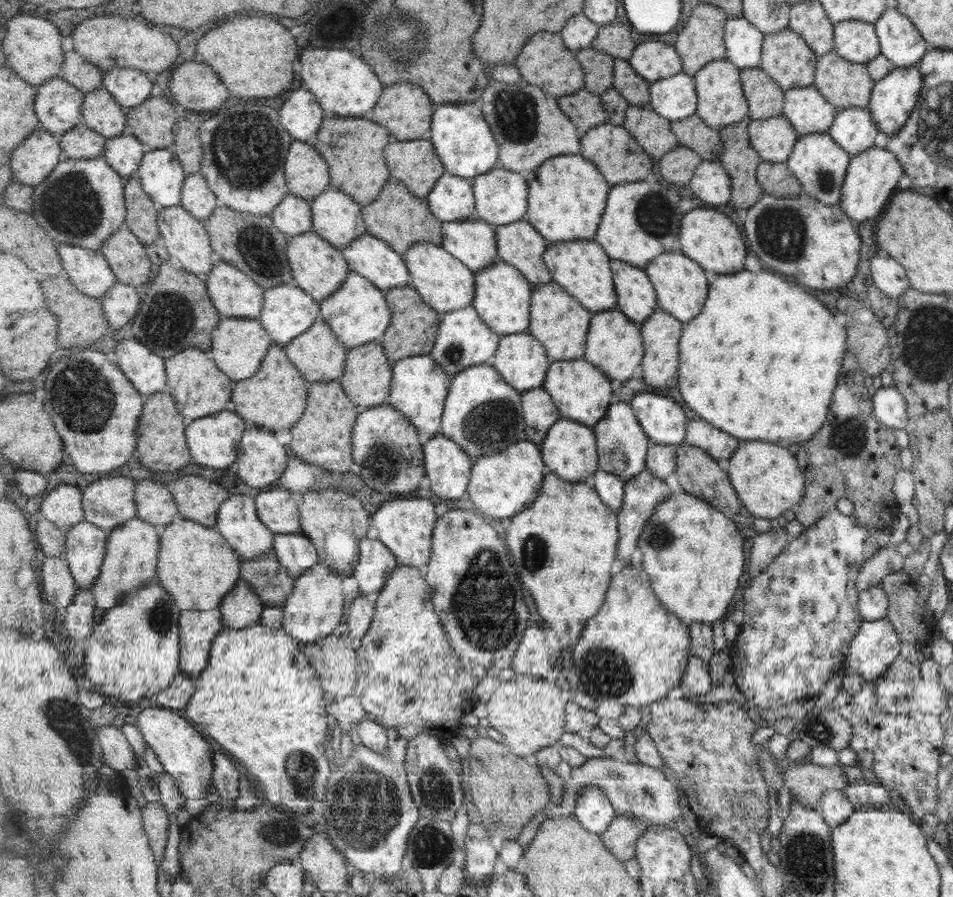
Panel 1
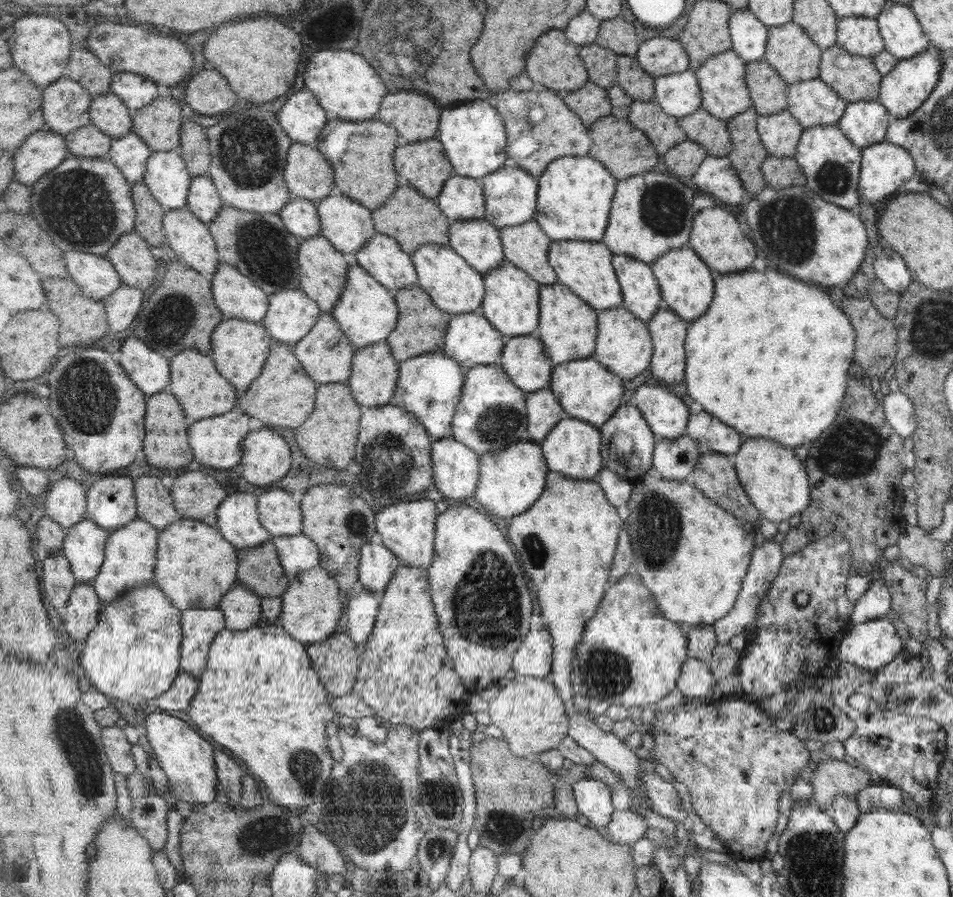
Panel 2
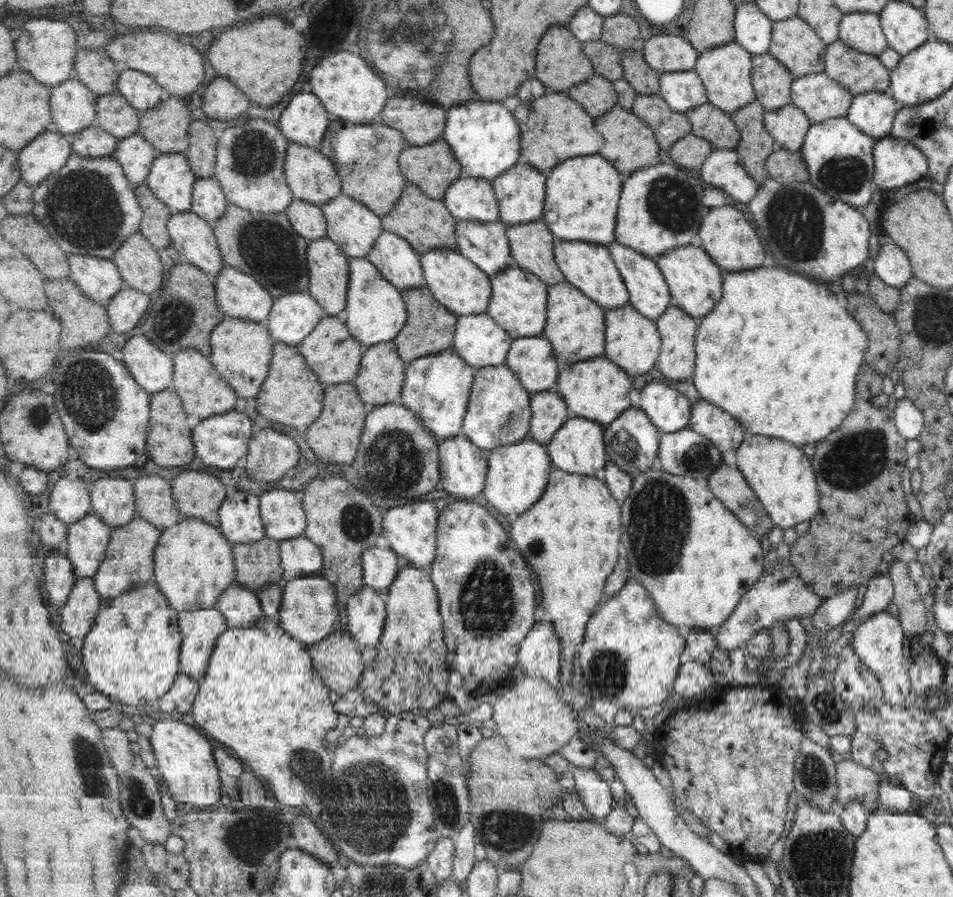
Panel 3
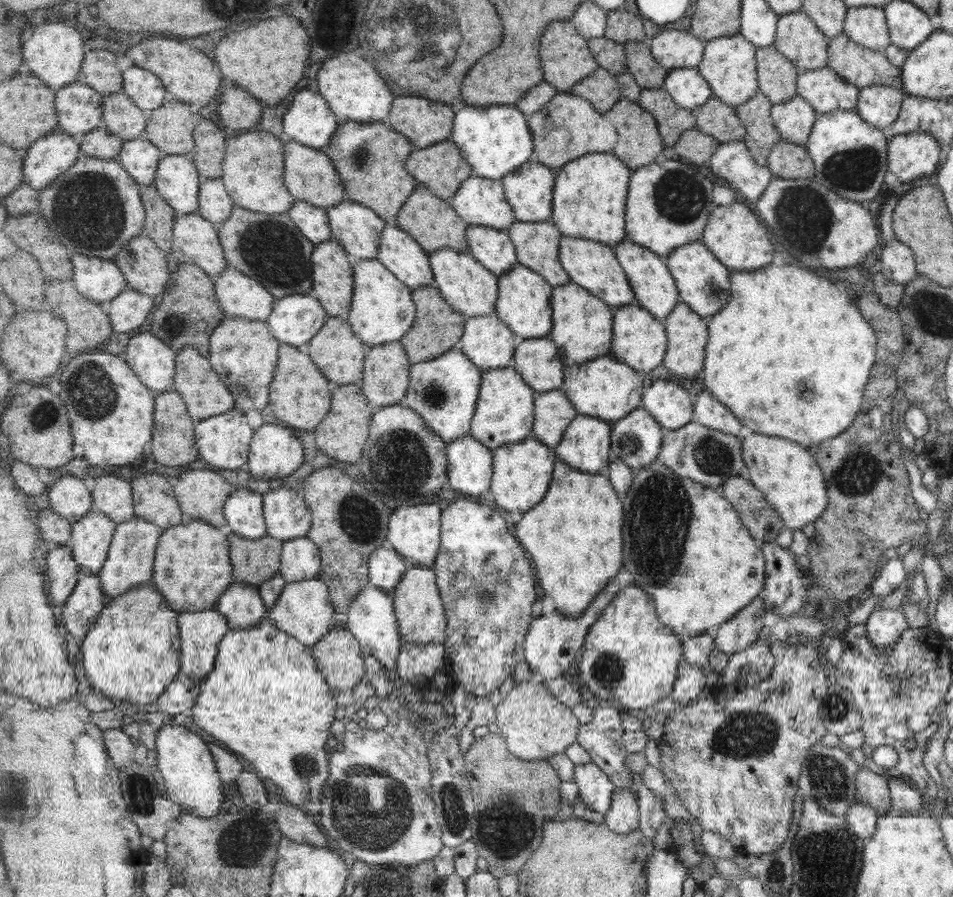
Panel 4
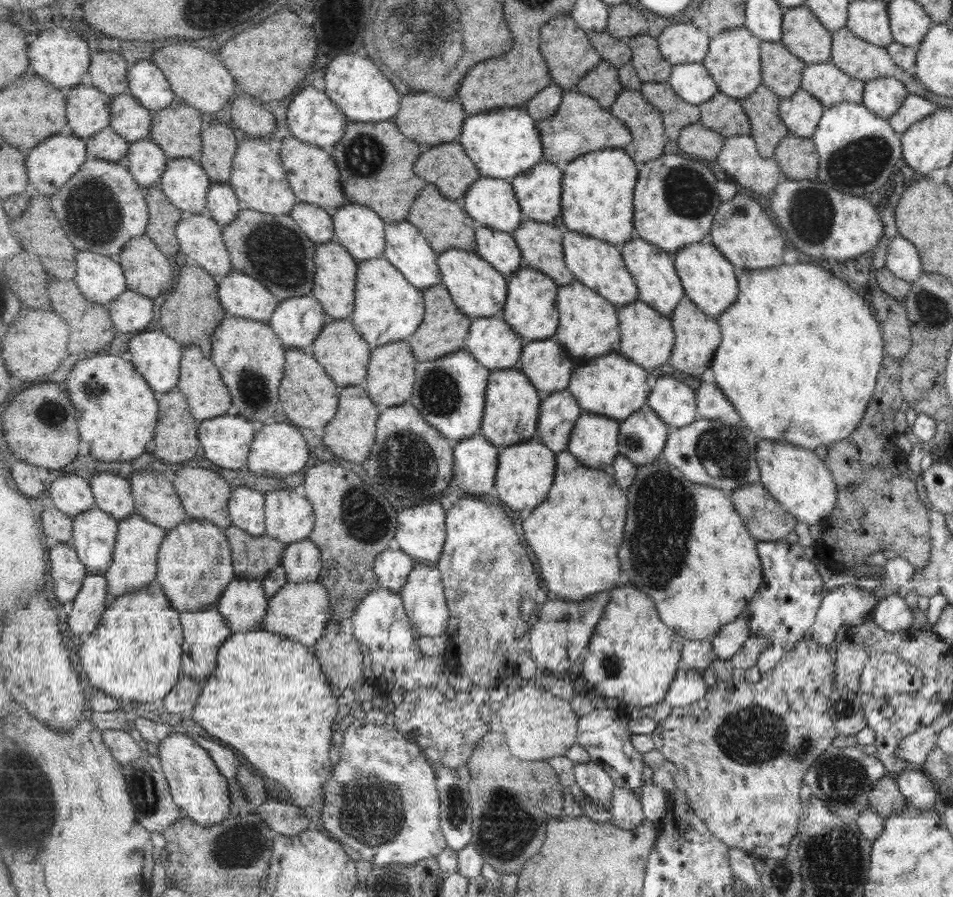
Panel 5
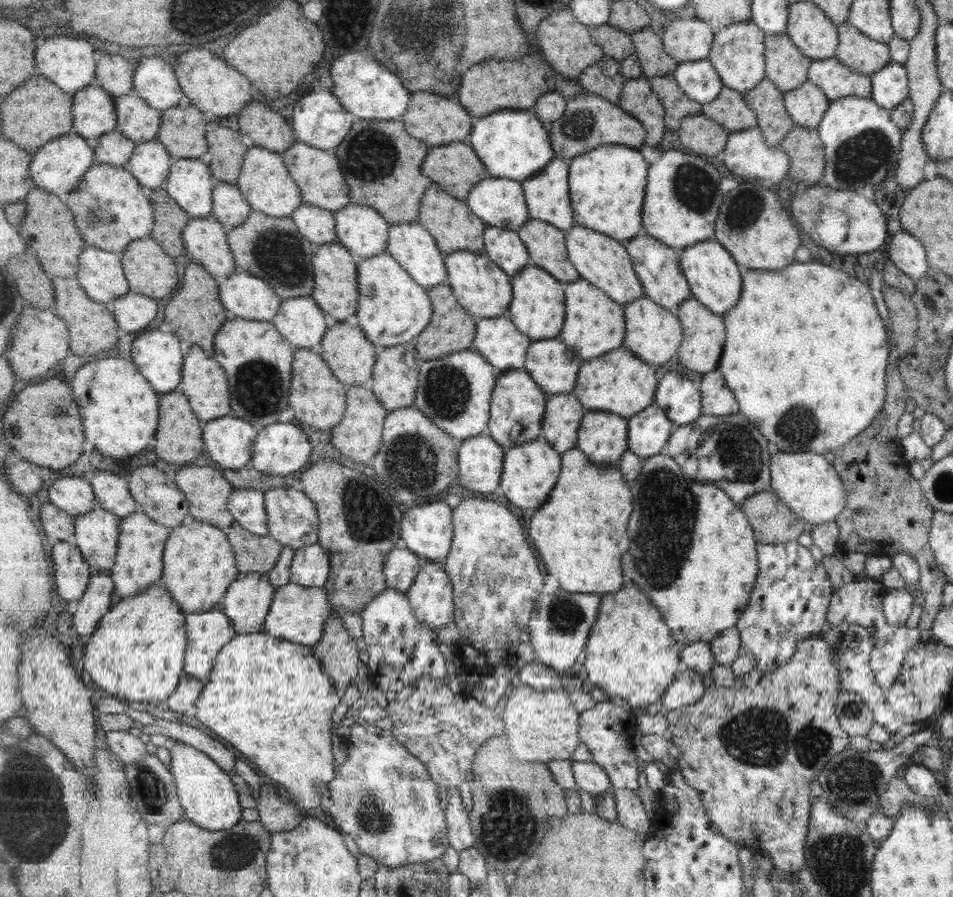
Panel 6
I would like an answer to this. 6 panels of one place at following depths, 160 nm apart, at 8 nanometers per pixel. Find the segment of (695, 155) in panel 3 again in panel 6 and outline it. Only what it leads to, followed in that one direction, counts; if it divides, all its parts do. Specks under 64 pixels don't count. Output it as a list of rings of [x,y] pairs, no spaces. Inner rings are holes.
[[[702,113],[684,118],[679,130],[681,144],[708,159],[726,150],[729,137],[730,132],[721,123]]]

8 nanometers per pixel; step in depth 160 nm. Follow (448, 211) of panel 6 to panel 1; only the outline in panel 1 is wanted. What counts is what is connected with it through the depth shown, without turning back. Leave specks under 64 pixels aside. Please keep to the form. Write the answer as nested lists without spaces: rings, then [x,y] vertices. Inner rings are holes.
[[[389,184],[380,192],[377,202],[365,206],[368,233],[384,239],[399,254],[404,255],[417,243],[441,245],[444,241],[444,223],[432,213],[427,198],[418,197],[405,184]]]

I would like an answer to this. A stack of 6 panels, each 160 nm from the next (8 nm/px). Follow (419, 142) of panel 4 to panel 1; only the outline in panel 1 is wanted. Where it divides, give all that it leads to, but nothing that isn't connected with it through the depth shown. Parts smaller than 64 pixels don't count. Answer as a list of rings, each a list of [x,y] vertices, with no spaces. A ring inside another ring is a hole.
[[[415,84],[386,86],[376,108],[375,122],[381,122],[381,126],[388,127],[393,138],[405,141],[431,138],[435,104],[423,87]]]

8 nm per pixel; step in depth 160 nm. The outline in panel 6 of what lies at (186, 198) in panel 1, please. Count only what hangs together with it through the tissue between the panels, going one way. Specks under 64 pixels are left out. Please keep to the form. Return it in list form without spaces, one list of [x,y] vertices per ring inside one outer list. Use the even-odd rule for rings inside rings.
[[[225,181],[216,182],[212,191],[212,218],[227,229],[244,225],[252,213],[252,206],[239,186]]]

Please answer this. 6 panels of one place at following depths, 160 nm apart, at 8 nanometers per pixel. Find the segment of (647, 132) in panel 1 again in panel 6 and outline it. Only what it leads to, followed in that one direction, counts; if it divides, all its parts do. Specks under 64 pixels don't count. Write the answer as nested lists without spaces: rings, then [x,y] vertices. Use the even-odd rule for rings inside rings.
[[[674,74],[654,77],[650,82],[666,108],[664,121],[668,130],[679,132],[684,118],[697,116],[702,112],[703,105],[684,93]]]

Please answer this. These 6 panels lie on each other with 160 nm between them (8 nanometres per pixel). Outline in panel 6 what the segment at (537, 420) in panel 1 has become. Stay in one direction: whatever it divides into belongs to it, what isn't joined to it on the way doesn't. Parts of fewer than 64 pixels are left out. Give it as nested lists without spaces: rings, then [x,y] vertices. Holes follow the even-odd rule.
[[[549,394],[542,438],[561,453],[576,448],[586,414],[584,403],[576,394]]]

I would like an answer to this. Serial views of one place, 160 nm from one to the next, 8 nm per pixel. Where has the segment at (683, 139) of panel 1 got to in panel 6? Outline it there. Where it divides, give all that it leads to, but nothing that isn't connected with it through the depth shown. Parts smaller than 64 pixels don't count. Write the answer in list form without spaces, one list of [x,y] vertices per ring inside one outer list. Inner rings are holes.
[[[725,87],[715,101],[705,103],[701,113],[707,118],[721,123],[730,133],[758,127],[757,113],[753,110],[753,107],[748,105],[743,93],[729,87]]]

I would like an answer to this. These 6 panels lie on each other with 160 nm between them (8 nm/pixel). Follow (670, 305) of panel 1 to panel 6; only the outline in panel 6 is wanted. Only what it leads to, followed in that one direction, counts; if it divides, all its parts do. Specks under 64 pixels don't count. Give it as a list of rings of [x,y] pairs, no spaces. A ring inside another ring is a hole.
[[[714,239],[703,241],[680,251],[680,261],[688,284],[692,287],[693,298],[719,315],[737,306],[744,292],[744,277],[740,271],[741,264],[733,258],[727,247]]]

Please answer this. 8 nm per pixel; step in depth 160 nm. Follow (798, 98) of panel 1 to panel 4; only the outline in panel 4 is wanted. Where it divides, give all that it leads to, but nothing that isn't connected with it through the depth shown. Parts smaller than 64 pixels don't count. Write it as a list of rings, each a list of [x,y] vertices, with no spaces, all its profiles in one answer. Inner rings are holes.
[[[827,66],[807,70],[796,77],[796,94],[807,99],[818,116],[833,110],[853,109],[858,92],[858,87],[845,82]]]

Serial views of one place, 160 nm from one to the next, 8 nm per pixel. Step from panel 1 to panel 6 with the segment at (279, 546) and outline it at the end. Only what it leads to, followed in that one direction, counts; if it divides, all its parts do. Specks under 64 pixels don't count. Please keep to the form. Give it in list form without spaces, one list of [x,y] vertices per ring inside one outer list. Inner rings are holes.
[[[319,542],[296,550],[292,562],[292,582],[301,586],[325,588],[332,573],[332,561]]]

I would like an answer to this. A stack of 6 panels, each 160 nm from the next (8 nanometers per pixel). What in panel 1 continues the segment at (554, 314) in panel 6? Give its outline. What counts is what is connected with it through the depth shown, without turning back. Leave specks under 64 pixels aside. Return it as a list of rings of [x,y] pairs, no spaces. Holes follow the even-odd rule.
[[[503,260],[476,271],[475,275],[476,298],[472,305],[480,317],[502,336],[527,332],[532,320],[532,292],[536,285],[529,282],[516,266]]]

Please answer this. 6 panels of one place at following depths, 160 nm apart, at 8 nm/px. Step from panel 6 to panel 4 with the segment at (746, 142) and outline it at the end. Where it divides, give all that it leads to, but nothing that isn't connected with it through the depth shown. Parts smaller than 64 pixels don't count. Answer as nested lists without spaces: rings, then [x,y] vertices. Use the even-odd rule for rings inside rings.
[[[745,141],[721,143],[710,160],[710,168],[717,177],[726,180],[738,193],[738,199],[757,204],[775,174],[768,166],[761,166],[753,158]]]

